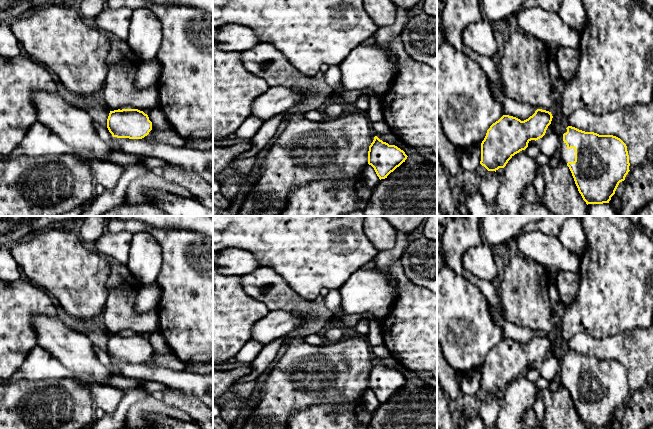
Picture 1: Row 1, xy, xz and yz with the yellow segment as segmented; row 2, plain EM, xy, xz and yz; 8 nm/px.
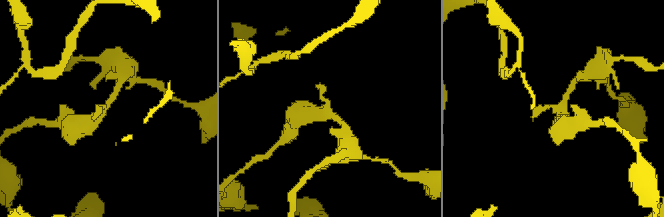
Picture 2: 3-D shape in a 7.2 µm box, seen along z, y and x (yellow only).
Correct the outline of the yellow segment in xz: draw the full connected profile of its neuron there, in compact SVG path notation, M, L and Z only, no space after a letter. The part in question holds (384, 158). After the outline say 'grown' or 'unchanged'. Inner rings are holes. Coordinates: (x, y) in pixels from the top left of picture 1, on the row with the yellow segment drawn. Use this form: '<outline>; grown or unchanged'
M377 136L369 146L368 164L371 165L379 179L385 179L407 159L403 150L395 145L389 145Z; unchanged

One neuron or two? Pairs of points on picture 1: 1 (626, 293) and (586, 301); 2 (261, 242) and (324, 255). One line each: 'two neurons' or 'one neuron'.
1: one neuron
2: one neuron

